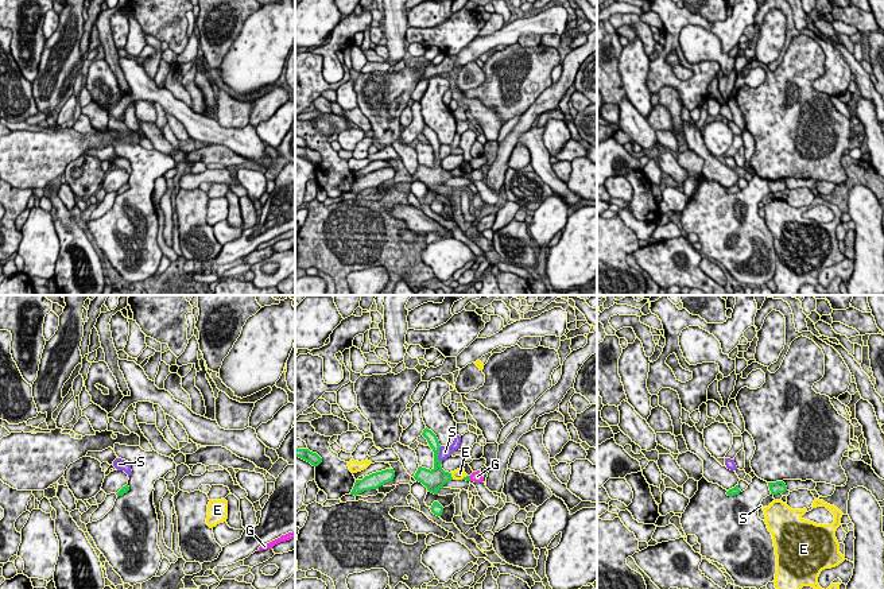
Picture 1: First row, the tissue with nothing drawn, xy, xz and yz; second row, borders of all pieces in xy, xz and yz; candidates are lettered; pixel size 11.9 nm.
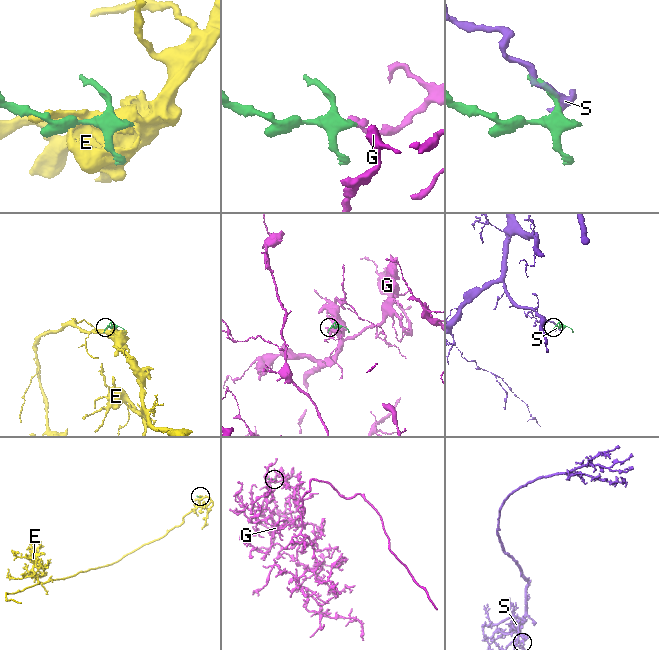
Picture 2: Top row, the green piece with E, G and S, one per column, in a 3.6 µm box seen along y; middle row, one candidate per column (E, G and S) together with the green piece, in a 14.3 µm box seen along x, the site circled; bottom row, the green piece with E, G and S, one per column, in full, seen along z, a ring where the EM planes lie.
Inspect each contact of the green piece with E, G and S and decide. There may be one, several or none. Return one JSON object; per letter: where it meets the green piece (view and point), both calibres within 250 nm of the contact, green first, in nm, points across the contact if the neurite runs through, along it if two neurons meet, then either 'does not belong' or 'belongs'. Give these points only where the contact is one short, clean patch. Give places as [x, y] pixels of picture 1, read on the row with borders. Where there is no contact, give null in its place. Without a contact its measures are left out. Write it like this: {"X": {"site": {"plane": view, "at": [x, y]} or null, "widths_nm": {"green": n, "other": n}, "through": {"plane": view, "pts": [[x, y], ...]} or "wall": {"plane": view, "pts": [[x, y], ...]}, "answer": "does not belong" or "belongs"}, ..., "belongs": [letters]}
{"E": {"site": {"plane": "xz", "at": [450, 476]}, "widths_nm": {"green": 240, "other": 130}, "answer": "does not belong"}, "G": {"site": {"plane": "xz", "at": [469, 479]}, "widths_nm": {"green": 60, "other": 130}, "through": {"plane": "xz", "pts": [[468, 479], [469, 479], [476, 476]]}, "answer": "belongs"}, "S": {"site": {"plane": "xz", "at": [438, 454]}, "widths_nm": {"green": 190, "other": 140}, "wall": {"plane": "xz", "pts": [[441, 446], [439, 461]]}, "answer": "does not belong"}, "belongs": ["G"]}

